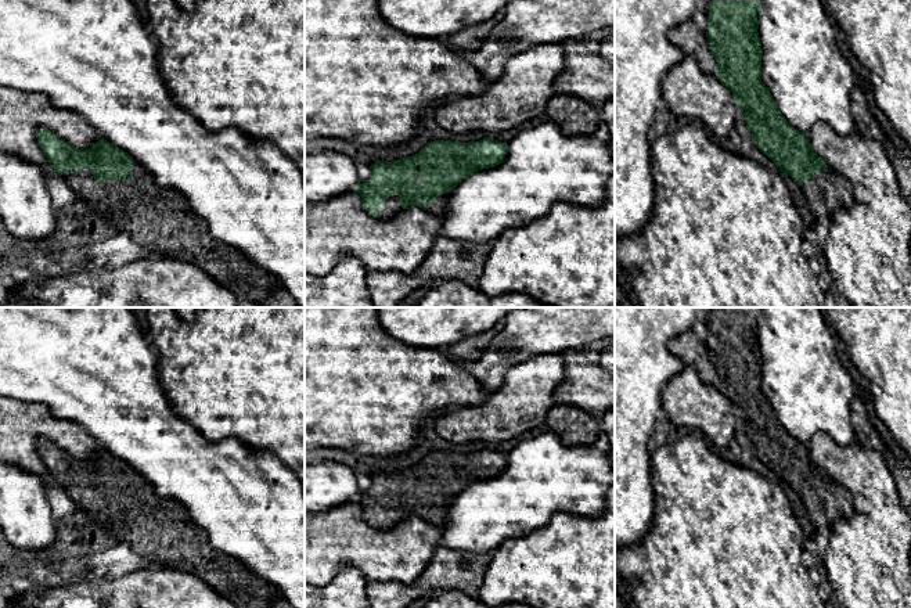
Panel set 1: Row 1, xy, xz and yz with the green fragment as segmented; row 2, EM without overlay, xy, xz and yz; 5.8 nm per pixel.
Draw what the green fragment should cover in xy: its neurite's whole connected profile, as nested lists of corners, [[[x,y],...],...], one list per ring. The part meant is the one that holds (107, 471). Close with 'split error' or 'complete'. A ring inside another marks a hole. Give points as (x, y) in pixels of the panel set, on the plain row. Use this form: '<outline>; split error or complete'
[[[37,439],[37,453],[48,476],[62,485],[76,507],[87,511],[102,526],[109,526],[118,542],[127,543],[155,566],[183,569],[227,597],[235,608],[267,608],[281,593],[237,558],[212,547],[208,533],[176,500],[158,494],[154,485],[127,463],[105,449],[91,458],[78,460],[48,439]]]; split error

